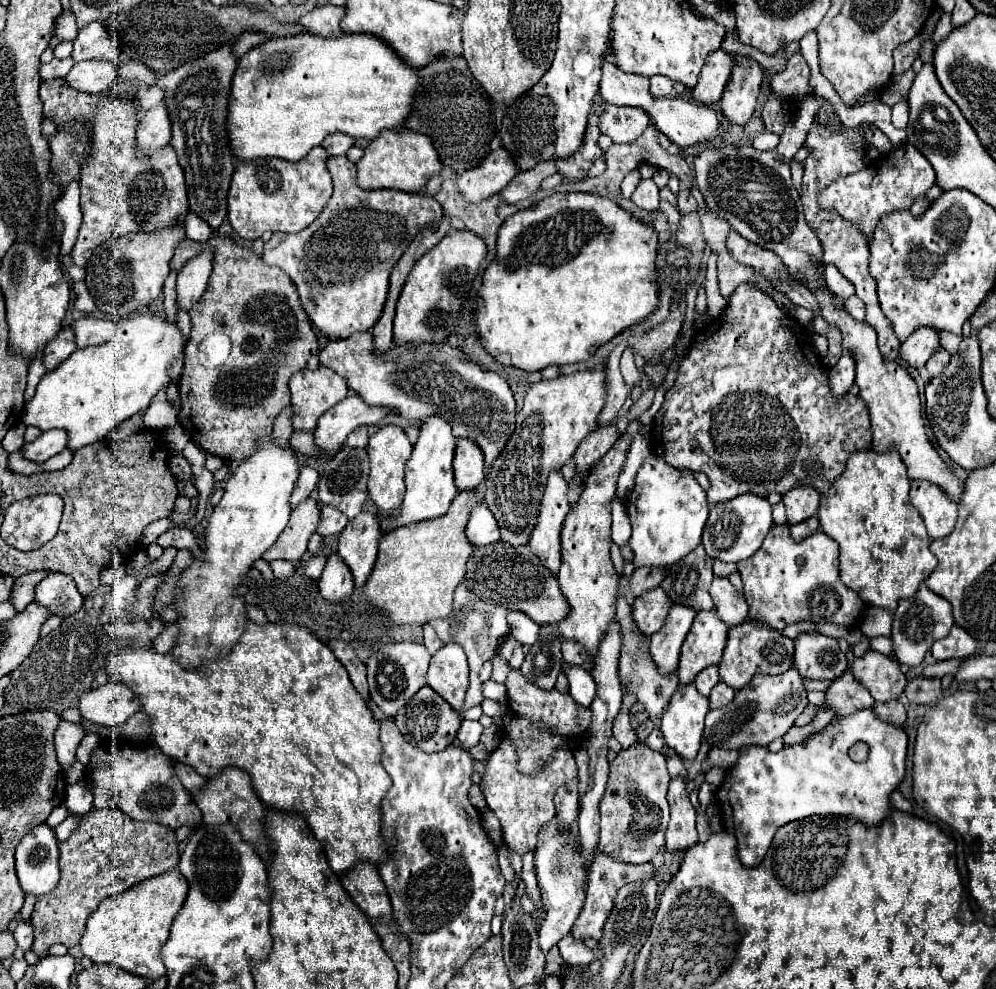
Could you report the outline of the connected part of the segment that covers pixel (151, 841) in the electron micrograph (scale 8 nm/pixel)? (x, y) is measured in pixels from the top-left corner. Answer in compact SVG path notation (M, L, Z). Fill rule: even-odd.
M90 810L78 814L78 828L68 840L58 844L60 848L60 880L58 886L38 898L32 912L34 926L34 952L44 958L50 944L64 944L72 948L80 942L86 918L98 908L98 904L130 886L176 868L180 860L180 844L174 830L166 830L156 822L134 822L122 810Z

